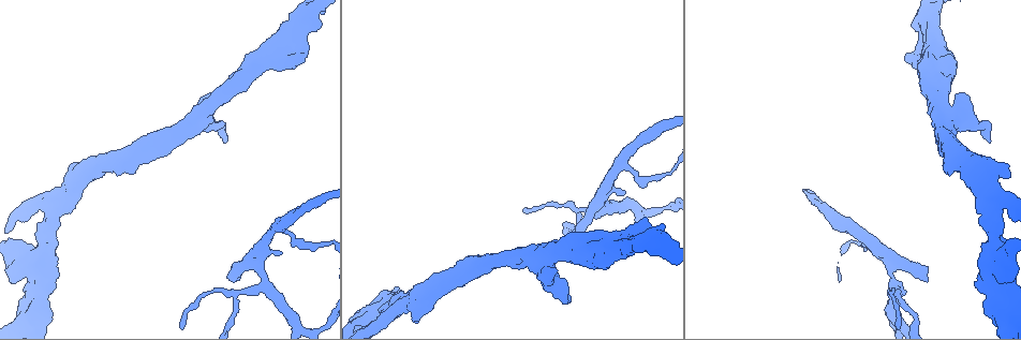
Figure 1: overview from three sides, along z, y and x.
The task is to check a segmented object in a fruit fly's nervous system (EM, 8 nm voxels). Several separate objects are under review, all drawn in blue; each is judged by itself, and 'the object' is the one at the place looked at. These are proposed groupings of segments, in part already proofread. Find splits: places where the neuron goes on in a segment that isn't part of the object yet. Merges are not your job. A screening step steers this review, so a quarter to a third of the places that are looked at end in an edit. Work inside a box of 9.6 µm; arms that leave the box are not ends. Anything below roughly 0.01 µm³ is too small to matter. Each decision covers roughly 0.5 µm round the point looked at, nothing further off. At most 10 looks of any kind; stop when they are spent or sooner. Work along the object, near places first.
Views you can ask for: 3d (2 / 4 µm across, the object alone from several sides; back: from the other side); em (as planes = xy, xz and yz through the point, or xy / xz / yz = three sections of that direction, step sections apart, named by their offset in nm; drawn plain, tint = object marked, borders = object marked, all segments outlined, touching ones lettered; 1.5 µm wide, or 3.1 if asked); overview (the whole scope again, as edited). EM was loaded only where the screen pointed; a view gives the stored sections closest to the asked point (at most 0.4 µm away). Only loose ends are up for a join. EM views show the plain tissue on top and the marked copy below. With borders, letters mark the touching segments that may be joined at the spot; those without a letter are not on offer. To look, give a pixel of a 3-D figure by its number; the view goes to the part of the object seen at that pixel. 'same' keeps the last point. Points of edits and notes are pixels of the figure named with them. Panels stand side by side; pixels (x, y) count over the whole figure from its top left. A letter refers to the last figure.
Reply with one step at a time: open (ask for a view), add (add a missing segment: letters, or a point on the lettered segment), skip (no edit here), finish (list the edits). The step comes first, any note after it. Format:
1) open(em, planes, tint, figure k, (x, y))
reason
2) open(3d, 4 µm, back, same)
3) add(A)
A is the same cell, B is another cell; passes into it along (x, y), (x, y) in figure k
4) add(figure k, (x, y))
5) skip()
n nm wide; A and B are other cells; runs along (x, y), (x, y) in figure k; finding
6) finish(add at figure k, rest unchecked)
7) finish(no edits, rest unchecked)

open(em, planes, borders, figure 1, (569, 302))
free end

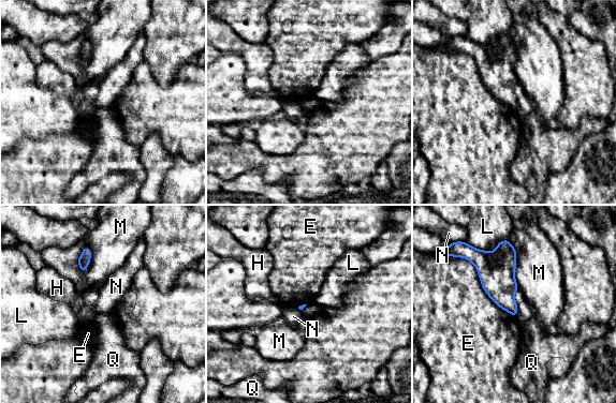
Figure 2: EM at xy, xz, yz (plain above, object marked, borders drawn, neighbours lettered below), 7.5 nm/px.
skip()
E, H, L, M, N and Q are other cells; none of them fits

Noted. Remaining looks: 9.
open(em, planes, borders, figure 1, (1010, 177))
branch stops here

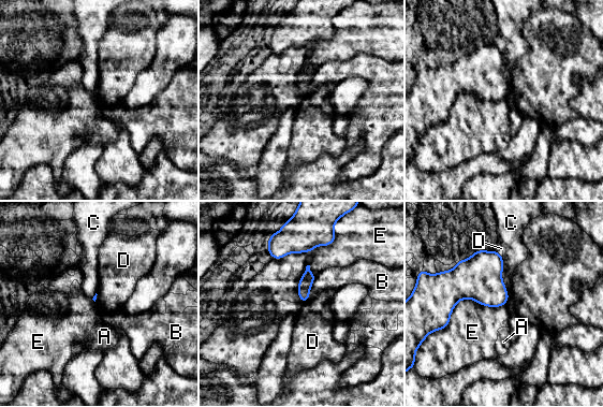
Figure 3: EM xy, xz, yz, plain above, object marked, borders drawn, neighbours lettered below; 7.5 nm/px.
skip()
A, B, C, D and E are other cells; border along (509, 294), (505, 303) in figure 3; none of them fits

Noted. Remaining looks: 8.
open(3d, 4 µm, figure 1, (983, 291))

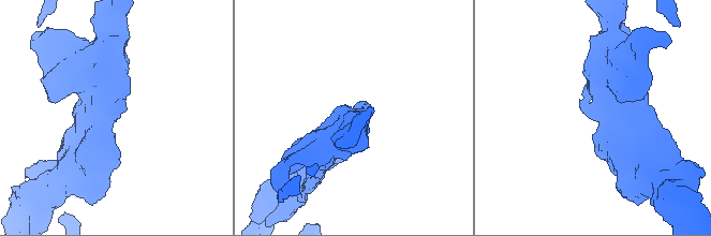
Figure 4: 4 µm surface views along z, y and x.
open(em, planes, borders, figure 4, (589, 117))

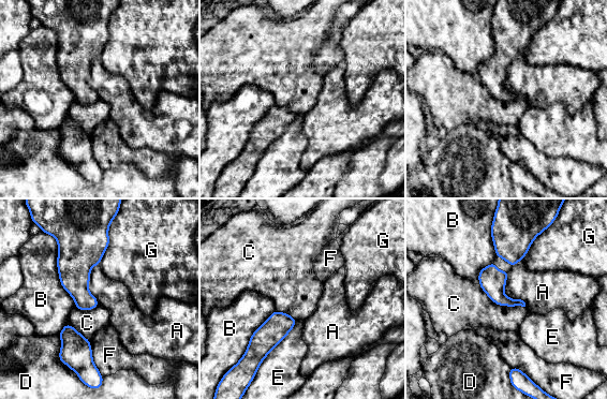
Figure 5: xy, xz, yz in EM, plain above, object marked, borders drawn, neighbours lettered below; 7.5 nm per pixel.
skip()
B touches over 500 nm; A, B, C, D, E, F and G are other cells; border along (478, 284), (499, 305), (524, 307) in figure 5; none of them fits

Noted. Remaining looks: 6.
open(em, planes, borders, figure 1, (236, 280))
an open end

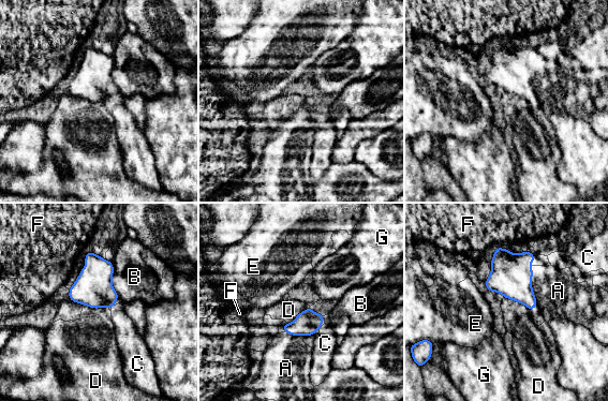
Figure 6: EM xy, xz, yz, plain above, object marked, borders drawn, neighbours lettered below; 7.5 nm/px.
add(A)
A is the same cell, B, C, D, E, F and G are other cells; passes into it along (510, 273), (534, 294), (558, 291) in figure 6; it goes on there

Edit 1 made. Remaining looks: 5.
finish(add at figure 6, rest unchecked)

